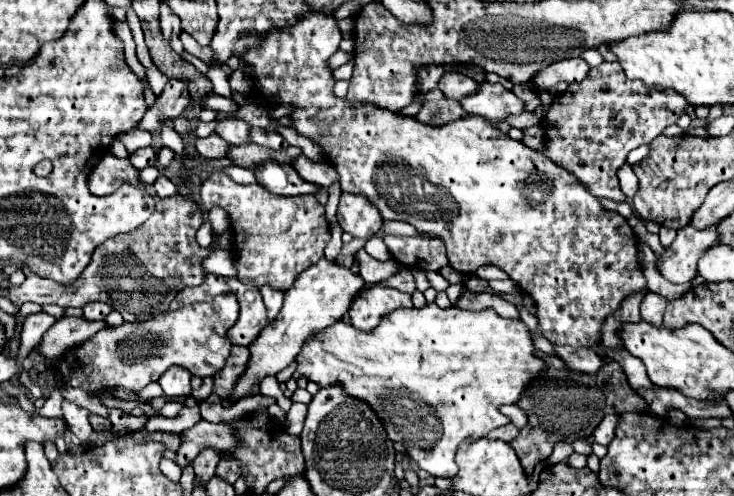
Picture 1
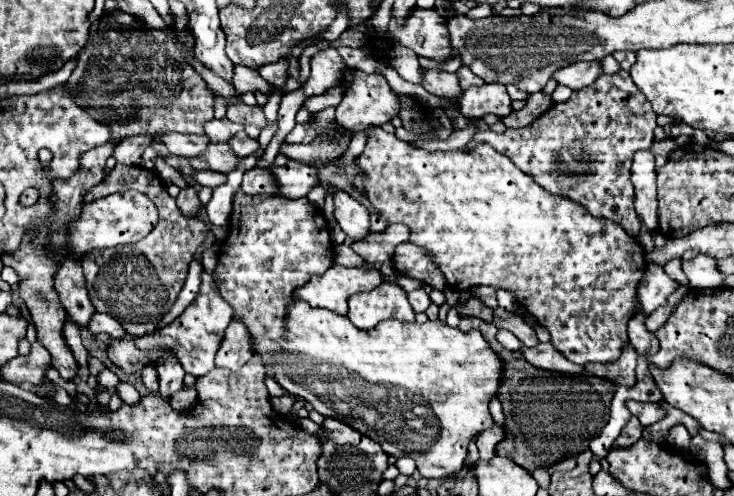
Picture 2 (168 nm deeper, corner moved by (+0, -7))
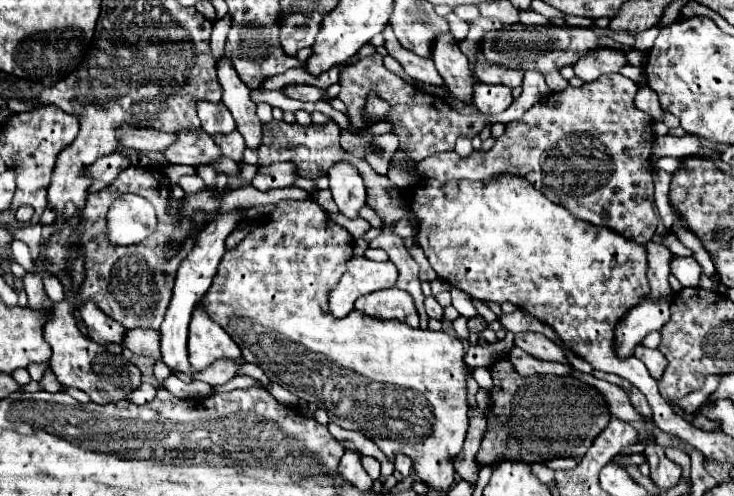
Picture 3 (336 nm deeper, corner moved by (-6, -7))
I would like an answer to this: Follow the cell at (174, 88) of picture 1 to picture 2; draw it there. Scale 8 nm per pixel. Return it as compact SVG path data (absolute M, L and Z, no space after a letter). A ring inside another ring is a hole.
M138 134L138 136L128 136L124 138L116 148L114 148L114 158L120 164L128 164L128 166L138 166L142 162L142 152L146 150L146 146L150 146L156 140L156 136L146 136L146 134Z

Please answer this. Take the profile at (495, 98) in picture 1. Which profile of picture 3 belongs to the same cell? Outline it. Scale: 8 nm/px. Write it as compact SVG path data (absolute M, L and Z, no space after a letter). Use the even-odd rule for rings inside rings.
M476 84L474 106L484 114L500 114L512 104L512 90L498 84Z

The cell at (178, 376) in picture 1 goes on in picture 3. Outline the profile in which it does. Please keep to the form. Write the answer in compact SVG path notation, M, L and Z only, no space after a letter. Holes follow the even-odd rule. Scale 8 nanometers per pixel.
M234 210L234 212L220 212L200 234L198 240L194 242L192 250L188 252L186 260L180 262L178 266L178 274L176 274L176 282L172 288L172 300L166 312L166 318L160 326L160 334L162 334L162 362L172 370L172 372L190 372L190 362L188 362L188 350L186 350L186 340L188 340L188 324L192 318L192 312L196 308L196 304L200 304L200 300L208 294L212 278L216 276L216 268L220 262L220 256L226 252L226 238L228 234L244 220L244 212L242 210Z

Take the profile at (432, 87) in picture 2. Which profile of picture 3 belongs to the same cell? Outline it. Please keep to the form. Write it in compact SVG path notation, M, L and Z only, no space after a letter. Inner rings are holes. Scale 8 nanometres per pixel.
M390 26L384 28L384 38L386 38L386 44L384 48L388 50L388 54L400 62L400 66L404 68L404 72L414 78L414 80L422 80L422 82L428 82L428 84L434 84L434 86L442 86L442 78L438 76L436 68L434 68L434 62L430 58L420 58L416 56L414 52L402 48L398 44L398 40L394 40L394 32Z

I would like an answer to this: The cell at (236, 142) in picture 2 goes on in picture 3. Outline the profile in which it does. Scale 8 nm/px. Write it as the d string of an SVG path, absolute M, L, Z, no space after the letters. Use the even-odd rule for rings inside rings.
M238 130L230 132L230 134L214 134L212 140L216 142L216 146L220 148L222 156L228 156L232 158L234 162L240 162L242 160L242 154L246 150L246 146L242 144L242 136Z

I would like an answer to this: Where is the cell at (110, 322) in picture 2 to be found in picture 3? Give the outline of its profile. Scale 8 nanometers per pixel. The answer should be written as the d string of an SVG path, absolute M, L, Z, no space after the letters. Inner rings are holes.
M134 328L126 332L126 348L140 356L150 356L154 360L160 360L160 332L158 330L142 330Z

